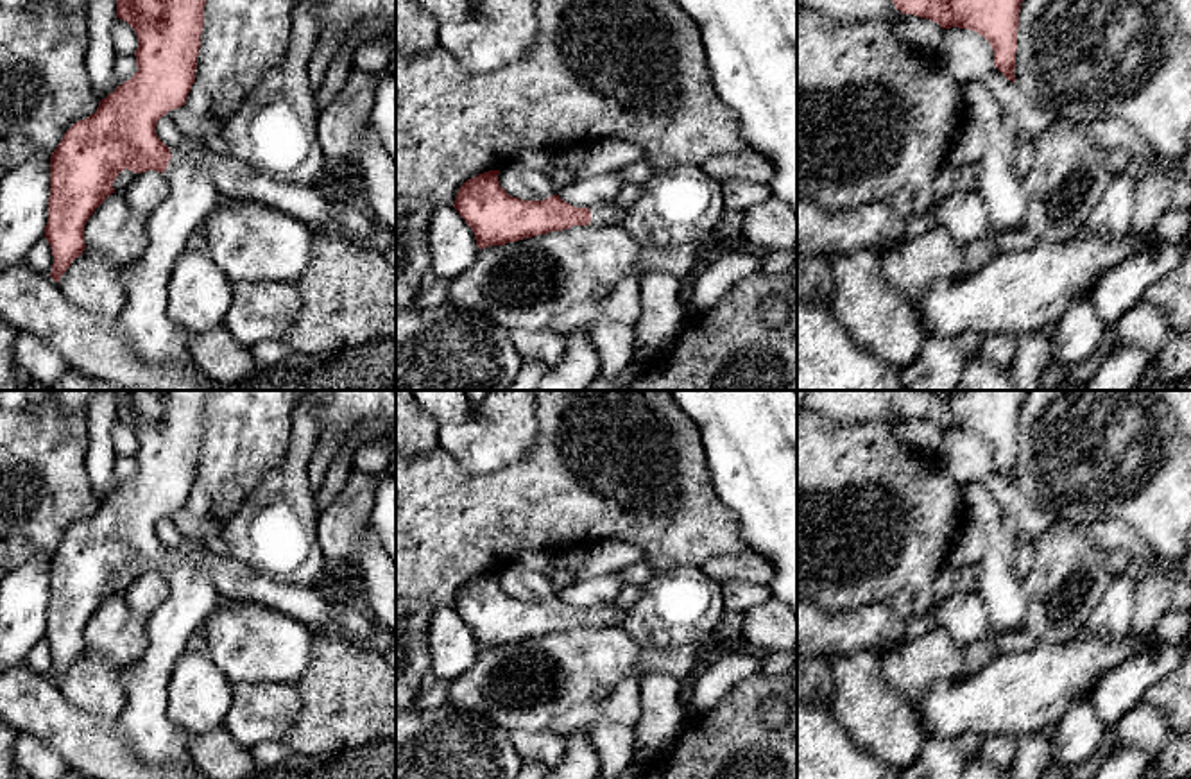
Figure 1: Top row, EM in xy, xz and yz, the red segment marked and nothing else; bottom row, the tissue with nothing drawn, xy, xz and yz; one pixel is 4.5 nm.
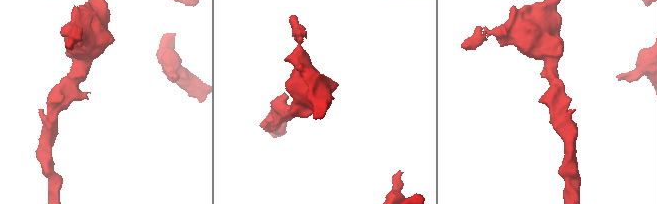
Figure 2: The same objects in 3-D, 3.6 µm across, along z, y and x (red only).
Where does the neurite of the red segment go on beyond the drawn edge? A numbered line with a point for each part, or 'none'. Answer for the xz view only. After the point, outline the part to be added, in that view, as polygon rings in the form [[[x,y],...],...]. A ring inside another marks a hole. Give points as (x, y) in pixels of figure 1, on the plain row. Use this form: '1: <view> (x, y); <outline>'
1: xz (609, 615); [[[605,604],[600,607],[591,607],[591,623],[589,627],[604,629],[621,625],[629,609],[620,609],[616,604]]]

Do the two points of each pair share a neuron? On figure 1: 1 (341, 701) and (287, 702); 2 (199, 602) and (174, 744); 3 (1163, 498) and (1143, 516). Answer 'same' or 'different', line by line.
1: different
2: same
3: same

